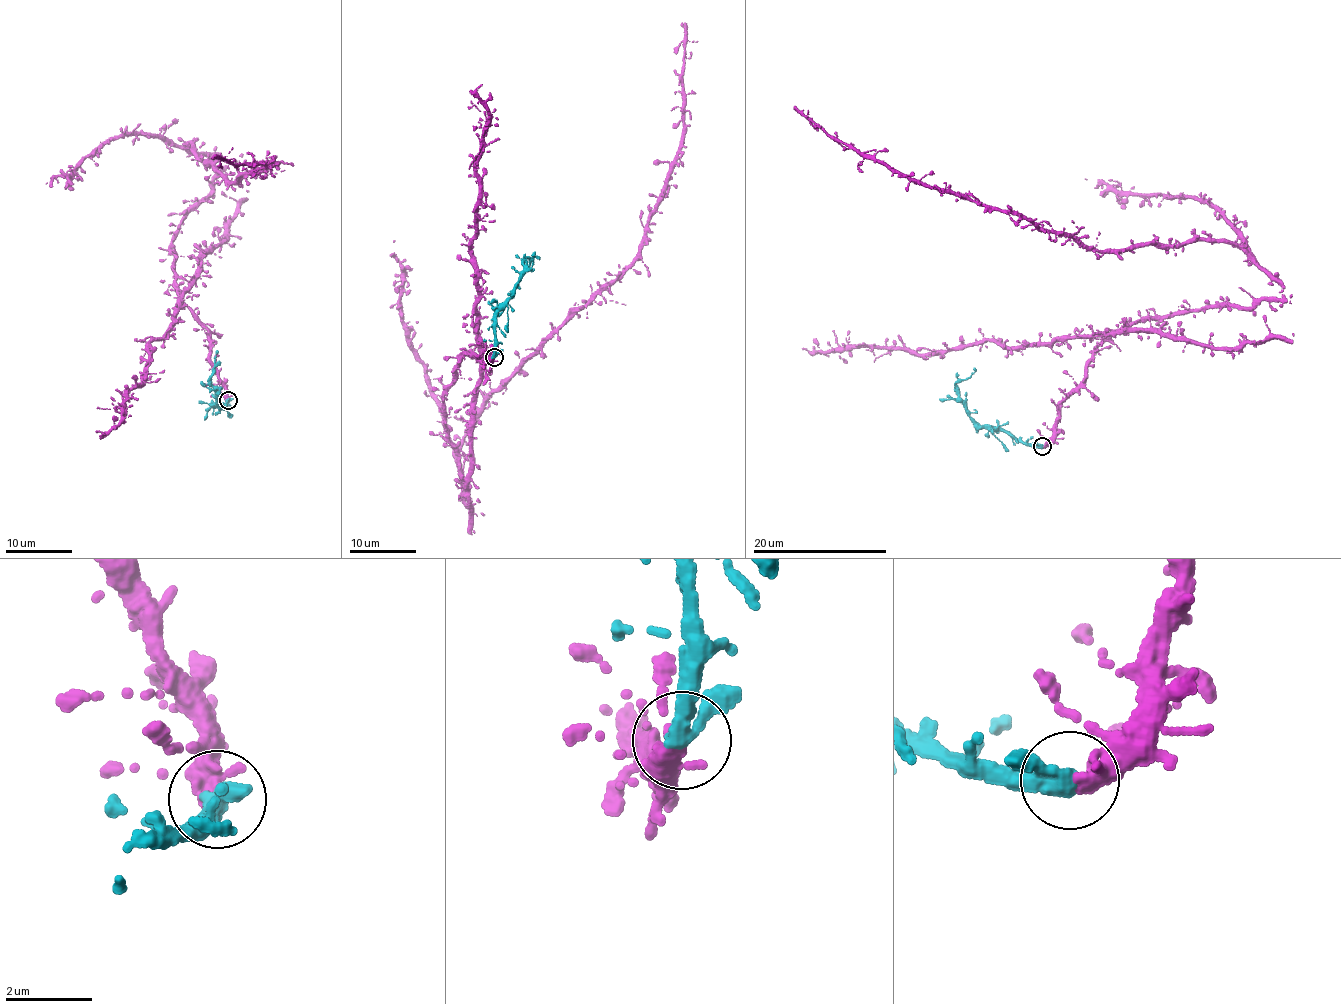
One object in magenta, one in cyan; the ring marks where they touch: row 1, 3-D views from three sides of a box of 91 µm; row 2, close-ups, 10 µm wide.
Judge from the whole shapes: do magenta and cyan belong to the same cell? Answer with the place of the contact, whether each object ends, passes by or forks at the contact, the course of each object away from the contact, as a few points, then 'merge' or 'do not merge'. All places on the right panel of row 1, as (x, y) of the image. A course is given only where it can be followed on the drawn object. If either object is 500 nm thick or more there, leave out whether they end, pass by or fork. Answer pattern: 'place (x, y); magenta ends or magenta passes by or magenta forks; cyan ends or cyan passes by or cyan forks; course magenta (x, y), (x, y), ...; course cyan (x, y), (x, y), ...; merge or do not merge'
place (1042, 446); magenta passes by; cyan passes by; course magenta (1043, 446), (1110, 334), (1276, 300), (1277, 278), (1222, 240), (1099, 252), (860, 156), (795, 107); course cyan (1041, 446), (1015, 440), (1006, 432), (981, 425), (968, 415), (956, 384), (970, 377), (974, 368); merge

